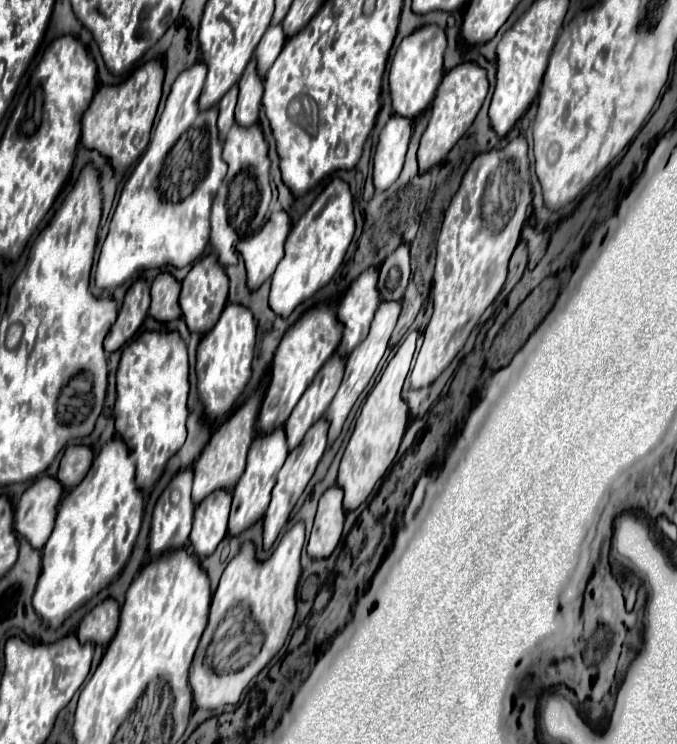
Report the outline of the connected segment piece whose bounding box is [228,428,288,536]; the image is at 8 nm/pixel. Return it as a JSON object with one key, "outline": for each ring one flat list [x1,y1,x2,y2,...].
{"outline":[[278,428,272,434,258,436,252,442,250,452,248,452,246,470,244,470,242,478,238,480,234,492,232,492,234,500,232,500,232,512,230,512,230,524,228,524,230,536,238,536,240,532,248,530,252,524,256,524,258,520,264,518,266,508,270,504,270,492,276,484,276,474,284,466,286,456,288,456,288,448,286,448,286,434,282,428]]}

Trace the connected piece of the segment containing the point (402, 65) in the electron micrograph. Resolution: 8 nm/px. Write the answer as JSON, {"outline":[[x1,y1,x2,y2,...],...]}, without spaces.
{"outline":[[434,24,416,30,414,34,406,36,400,42,390,68,390,98,392,98,394,114,414,120,430,106,436,88,444,76,444,68,442,68,444,50,446,50,446,34,440,26]]}

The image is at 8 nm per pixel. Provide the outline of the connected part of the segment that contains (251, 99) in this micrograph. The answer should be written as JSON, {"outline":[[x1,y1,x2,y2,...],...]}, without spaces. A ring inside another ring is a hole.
{"outline":[[252,58,238,82,240,86,240,96,238,96,238,106,236,106,236,122,240,126,252,126,258,122,260,114,260,104,262,104,262,80,256,72,256,60]]}

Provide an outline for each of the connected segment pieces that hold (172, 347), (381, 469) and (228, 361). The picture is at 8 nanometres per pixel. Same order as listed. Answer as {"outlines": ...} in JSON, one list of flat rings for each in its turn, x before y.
{"outlines":[[[148,332,132,340,122,350,120,368,116,374,116,392,116,402,113,408,115,436,111,440,120,436,128,444,136,462,136,486,142,492,146,492,154,488,154,484,164,472,166,462,180,450,180,446,184,444,187,437,188,351,182,338,178,336,178,332]],[[410,332,406,336,396,356,386,366,380,382,372,388,356,420,356,430,346,446,346,452,342,456,340,470,338,470,338,486,344,490,344,510,348,512,356,510,370,496,376,482,388,472,388,468,396,458,398,446,408,426,408,404,402,400,400,392,402,392,404,378,410,370,410,362,416,350,416,340,418,340,418,332]],[[226,304,218,324,202,338,198,344,198,398,204,406,204,414,208,418,226,416,238,396,244,392,250,376,252,376,252,360,256,350,256,322,248,308,238,304]]]}

